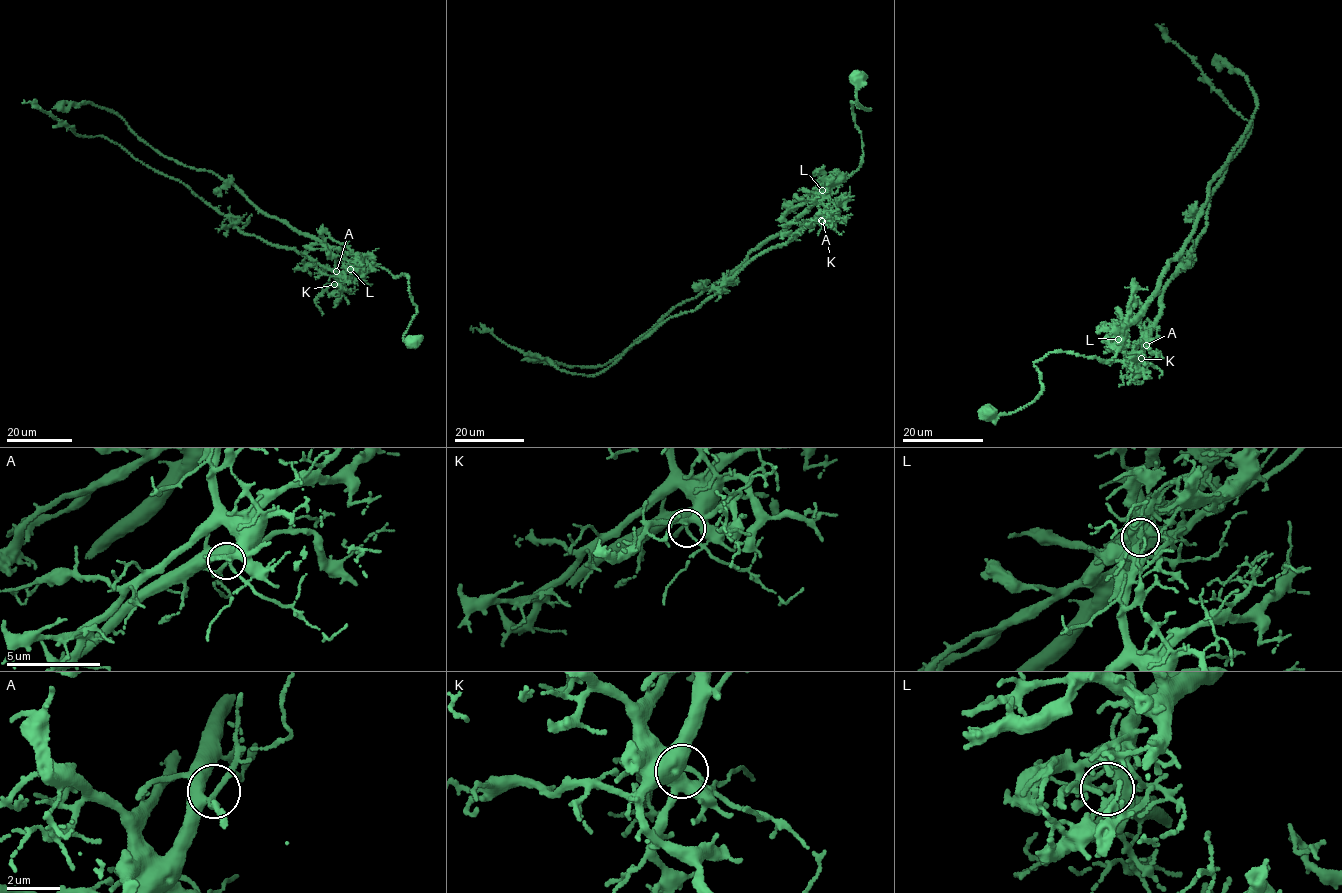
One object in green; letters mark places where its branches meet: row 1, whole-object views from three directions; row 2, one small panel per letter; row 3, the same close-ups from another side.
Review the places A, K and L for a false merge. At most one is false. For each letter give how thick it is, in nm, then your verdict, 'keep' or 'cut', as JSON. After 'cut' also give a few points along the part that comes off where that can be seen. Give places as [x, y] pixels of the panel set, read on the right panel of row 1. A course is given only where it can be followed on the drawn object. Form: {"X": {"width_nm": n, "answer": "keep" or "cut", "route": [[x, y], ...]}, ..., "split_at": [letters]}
{"A": {"width_nm": 240, "answer": "keep"}, "K": {"width_nm": 240, "answer": "keep"}, "L": {"width_nm": 200, "answer": "cut", "route": [[1118, 339], [1134, 348], [1156, 320], [1159, 298], [1191, 256], [1212, 192], [1252, 124], [1208, 84], [1163, 25]]}, "split_at": ["L"]}

